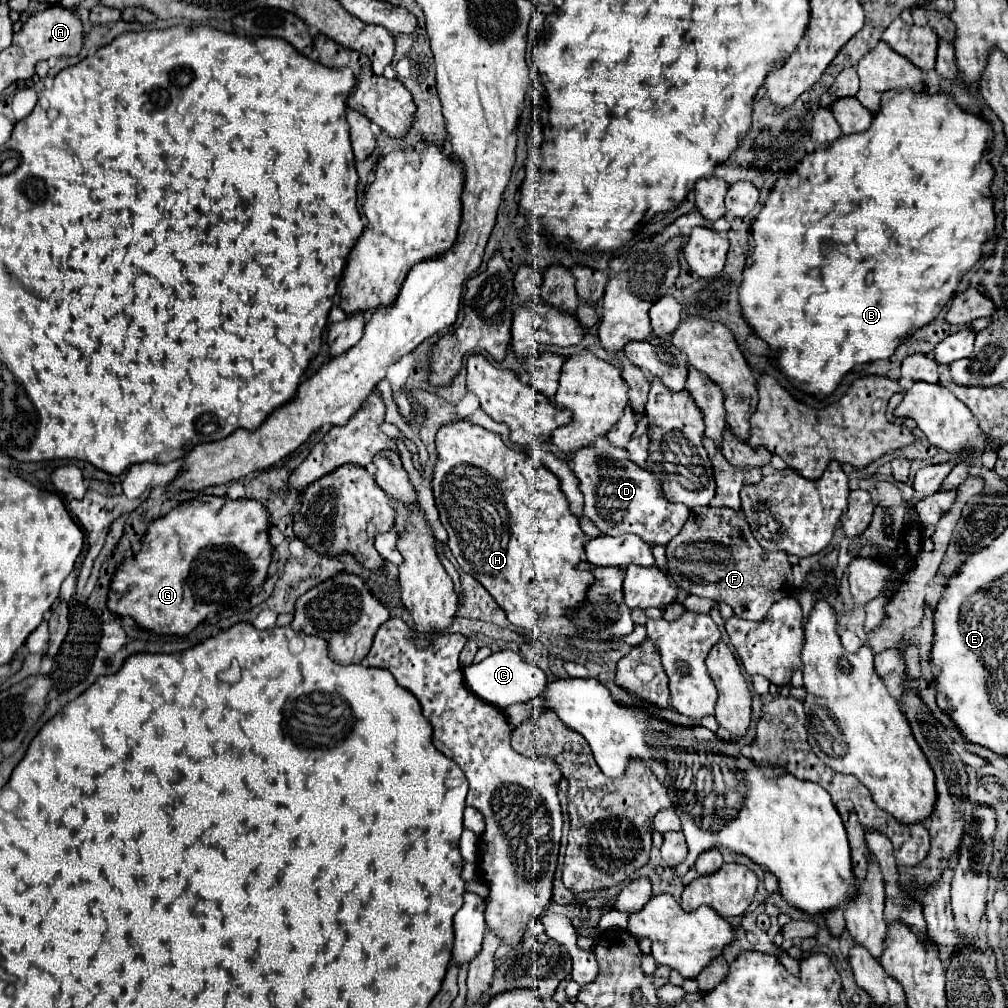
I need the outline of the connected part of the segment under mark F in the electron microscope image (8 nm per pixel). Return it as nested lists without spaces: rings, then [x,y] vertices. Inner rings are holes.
[[[711,505],[695,507],[687,519],[687,525],[681,529],[679,535],[675,535],[675,539],[665,549],[667,549],[667,571],[671,579],[677,583],[677,587],[681,587],[691,595],[713,599],[715,603],[727,603],[741,619],[759,621],[767,615],[767,609],[775,601],[795,593],[791,563],[787,559],[787,553],[765,551],[753,537],[743,517],[743,511],[735,511],[729,507],[711,507]]]

